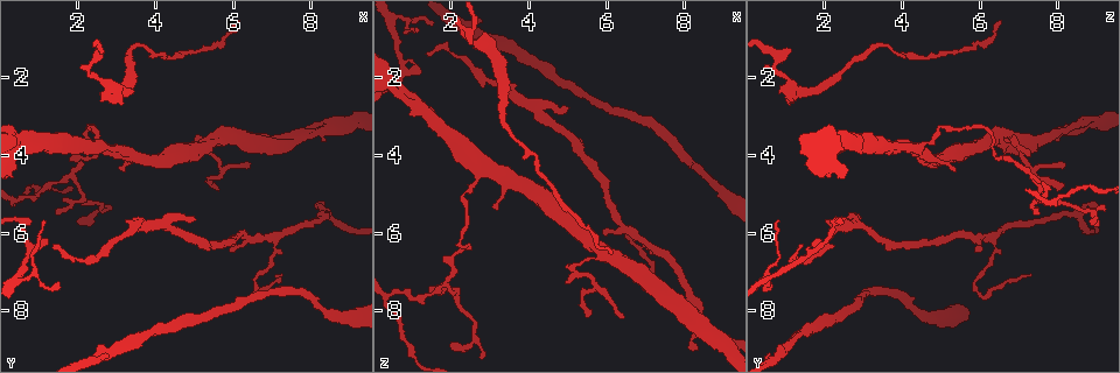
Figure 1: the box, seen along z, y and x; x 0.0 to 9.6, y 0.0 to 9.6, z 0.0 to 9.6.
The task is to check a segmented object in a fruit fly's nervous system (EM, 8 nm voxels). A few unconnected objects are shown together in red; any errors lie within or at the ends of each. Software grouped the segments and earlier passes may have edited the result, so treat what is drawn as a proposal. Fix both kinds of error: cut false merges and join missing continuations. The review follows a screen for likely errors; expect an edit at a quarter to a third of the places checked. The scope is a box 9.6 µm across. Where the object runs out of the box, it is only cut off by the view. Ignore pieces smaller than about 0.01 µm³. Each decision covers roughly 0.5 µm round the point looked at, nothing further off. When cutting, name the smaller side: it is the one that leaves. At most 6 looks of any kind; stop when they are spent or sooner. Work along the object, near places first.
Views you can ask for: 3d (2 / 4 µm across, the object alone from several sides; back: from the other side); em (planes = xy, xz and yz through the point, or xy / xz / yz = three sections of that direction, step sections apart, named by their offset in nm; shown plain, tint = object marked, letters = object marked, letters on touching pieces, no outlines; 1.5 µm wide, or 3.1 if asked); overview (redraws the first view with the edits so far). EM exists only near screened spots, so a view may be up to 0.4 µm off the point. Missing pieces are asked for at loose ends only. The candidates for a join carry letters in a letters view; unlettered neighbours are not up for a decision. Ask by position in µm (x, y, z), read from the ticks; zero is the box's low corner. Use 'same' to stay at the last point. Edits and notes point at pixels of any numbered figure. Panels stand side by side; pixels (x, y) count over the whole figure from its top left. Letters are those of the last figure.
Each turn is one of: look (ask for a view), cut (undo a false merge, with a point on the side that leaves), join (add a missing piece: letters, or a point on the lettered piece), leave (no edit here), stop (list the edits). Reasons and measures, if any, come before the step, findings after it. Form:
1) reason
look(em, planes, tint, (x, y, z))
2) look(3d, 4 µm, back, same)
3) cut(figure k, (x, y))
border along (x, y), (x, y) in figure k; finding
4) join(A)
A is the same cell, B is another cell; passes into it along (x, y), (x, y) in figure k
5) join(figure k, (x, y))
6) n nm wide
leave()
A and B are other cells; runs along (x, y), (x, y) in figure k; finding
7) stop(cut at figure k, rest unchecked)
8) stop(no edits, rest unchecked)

tapers out
look(em, yz, step 8, letters, (7.20, 7.15, 7.30))

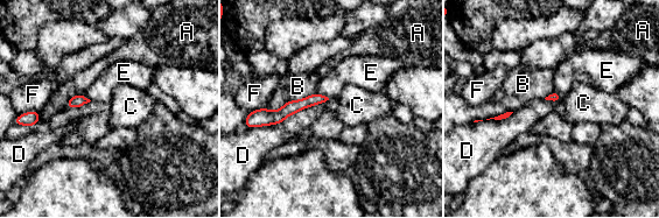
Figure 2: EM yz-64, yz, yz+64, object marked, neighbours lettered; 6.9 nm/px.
leave()
A, B, C, D, E and F are other cells; border along (322, 103), (279, 122), (253, 127) in figure 2; none of them fits

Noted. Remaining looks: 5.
free end
look(em, xz, step 8, letters, (8.40, 5.35, 8.95))

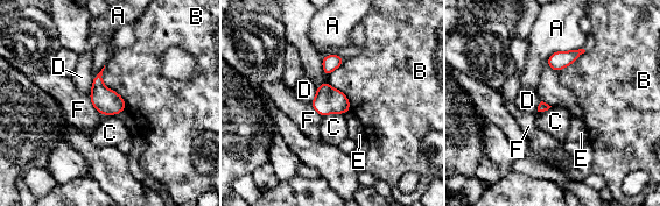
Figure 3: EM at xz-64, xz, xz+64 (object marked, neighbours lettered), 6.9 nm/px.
120 nm wide; B touches over 340 nm
leave()
A, B, C, D, E and F are other cells; no lettered piece goes on from it

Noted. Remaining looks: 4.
a fork
look(3d, 2 µm, (0.95, 6.35, 1.95))

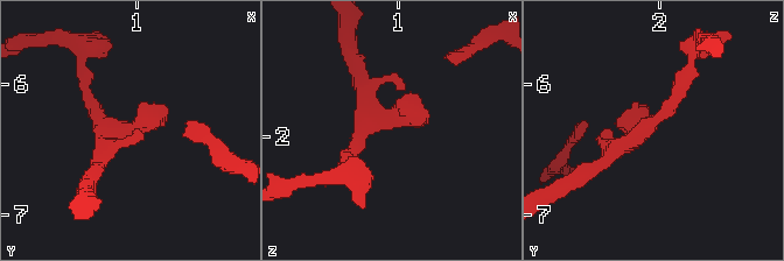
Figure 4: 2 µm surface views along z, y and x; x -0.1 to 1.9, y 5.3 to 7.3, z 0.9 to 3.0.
now the EM
look(em, xz, step 4, tint, (0.94, 6.30, 1.90))

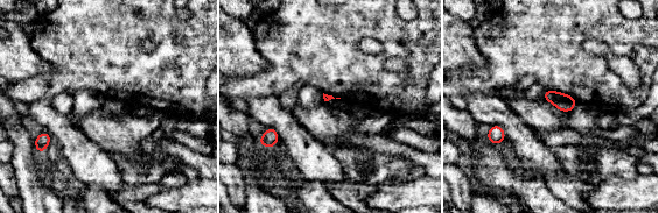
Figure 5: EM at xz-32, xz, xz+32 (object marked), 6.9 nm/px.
look(em, xz, step 4, letters, same)

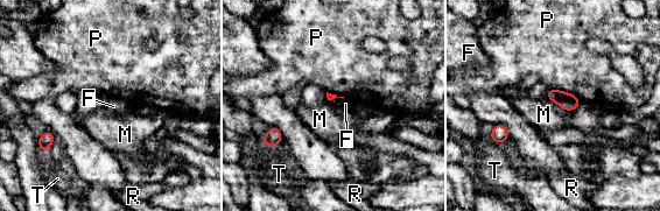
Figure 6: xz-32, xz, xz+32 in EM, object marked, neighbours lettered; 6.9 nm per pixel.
leave()
F, M, P, R and T are other cells; border along (547, 97), (570, 112) in figure 6; one cell here

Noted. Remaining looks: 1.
stop(no edits, rest unchecked)

